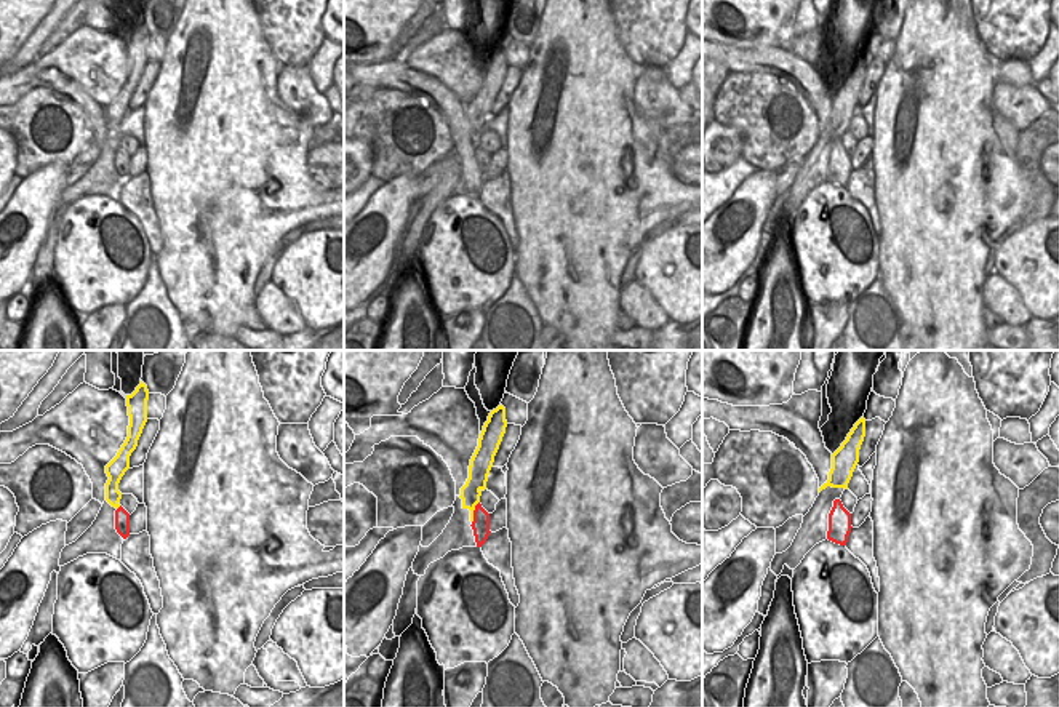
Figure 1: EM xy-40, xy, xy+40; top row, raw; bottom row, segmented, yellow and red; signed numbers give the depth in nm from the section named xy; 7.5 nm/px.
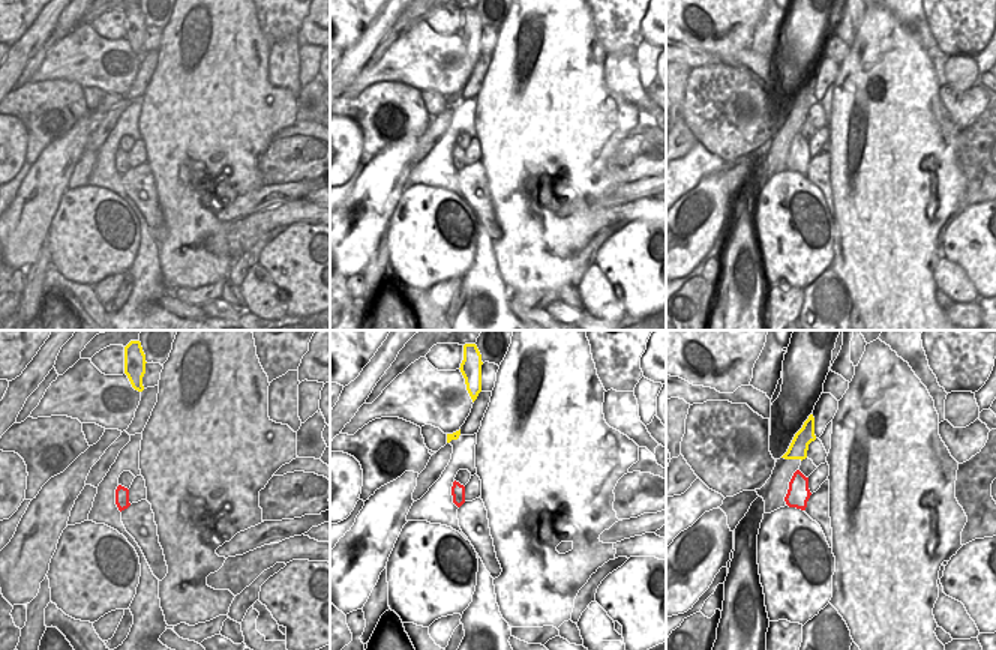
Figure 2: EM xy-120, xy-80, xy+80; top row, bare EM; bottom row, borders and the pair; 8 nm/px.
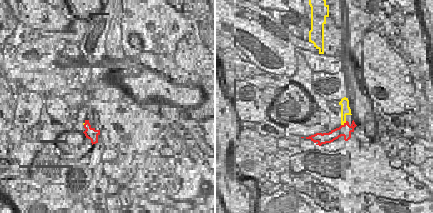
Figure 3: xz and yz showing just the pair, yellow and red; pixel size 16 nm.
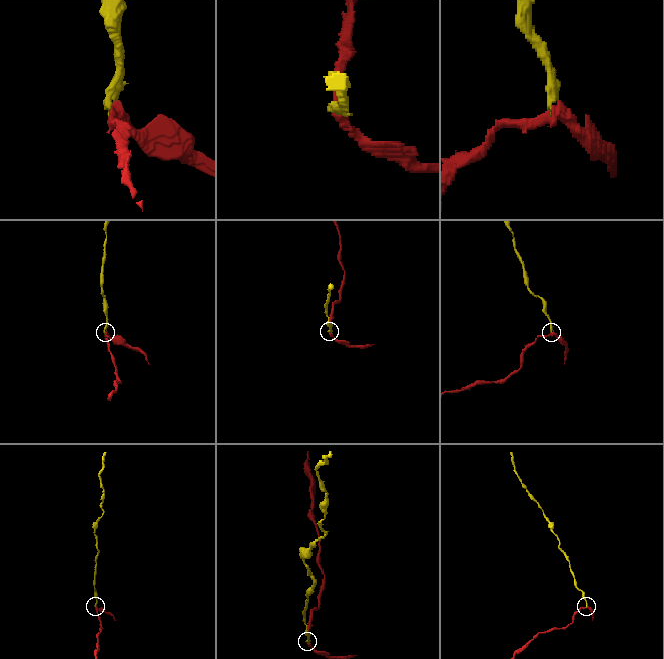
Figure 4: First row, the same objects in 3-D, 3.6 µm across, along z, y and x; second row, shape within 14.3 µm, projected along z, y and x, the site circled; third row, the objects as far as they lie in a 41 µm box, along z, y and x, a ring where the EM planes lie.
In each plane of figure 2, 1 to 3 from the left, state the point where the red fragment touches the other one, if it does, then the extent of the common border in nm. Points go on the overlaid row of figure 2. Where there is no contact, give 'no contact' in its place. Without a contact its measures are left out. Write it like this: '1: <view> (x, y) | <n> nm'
1: no contact
2: no contact
3: no contact

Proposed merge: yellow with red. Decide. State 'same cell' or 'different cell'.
different cell

